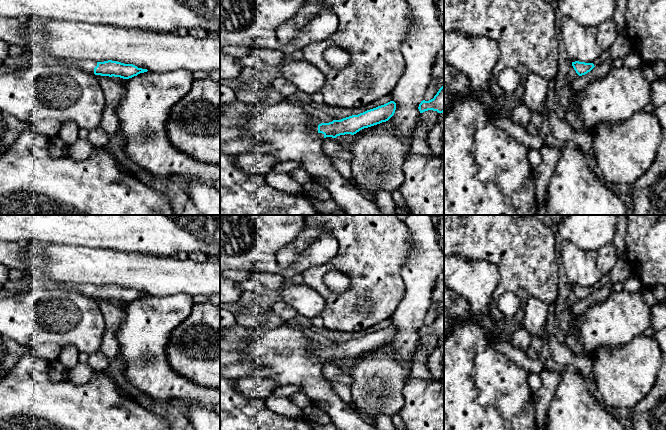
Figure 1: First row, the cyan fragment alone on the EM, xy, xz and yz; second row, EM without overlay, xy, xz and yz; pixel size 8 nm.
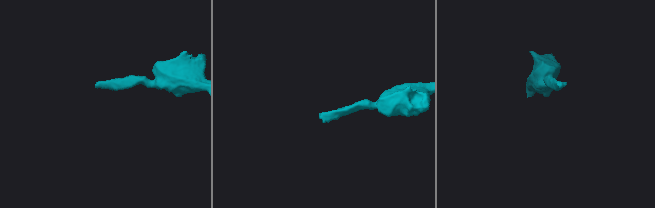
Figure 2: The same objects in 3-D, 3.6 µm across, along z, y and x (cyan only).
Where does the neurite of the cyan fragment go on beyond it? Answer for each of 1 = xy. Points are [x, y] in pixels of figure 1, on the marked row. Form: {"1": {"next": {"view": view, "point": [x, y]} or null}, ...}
{"1": {"next": {"view": "xy", "point": [36, 56]}}}

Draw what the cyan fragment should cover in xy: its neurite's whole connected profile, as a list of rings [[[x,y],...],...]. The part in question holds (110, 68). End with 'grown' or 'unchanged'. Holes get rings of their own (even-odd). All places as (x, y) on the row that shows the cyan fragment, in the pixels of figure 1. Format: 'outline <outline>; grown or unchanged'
outline [[[39,46],[24,51],[20,56],[8,57],[5,60],[5,64],[9,67],[17,67],[18,69],[45,65],[72,66],[95,75],[114,76],[123,79],[129,79],[148,71],[147,69],[138,68],[133,64],[124,64],[112,60],[94,62],[92,60],[57,59]]]; grown

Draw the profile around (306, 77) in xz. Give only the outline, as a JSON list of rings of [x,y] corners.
[[[286,59],[280,71],[284,79],[292,82],[298,90],[310,95],[321,92],[325,84],[324,74],[304,59]]]

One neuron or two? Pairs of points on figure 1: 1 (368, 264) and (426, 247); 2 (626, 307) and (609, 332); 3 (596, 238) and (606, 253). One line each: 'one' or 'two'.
1: two
2: one
3: two

